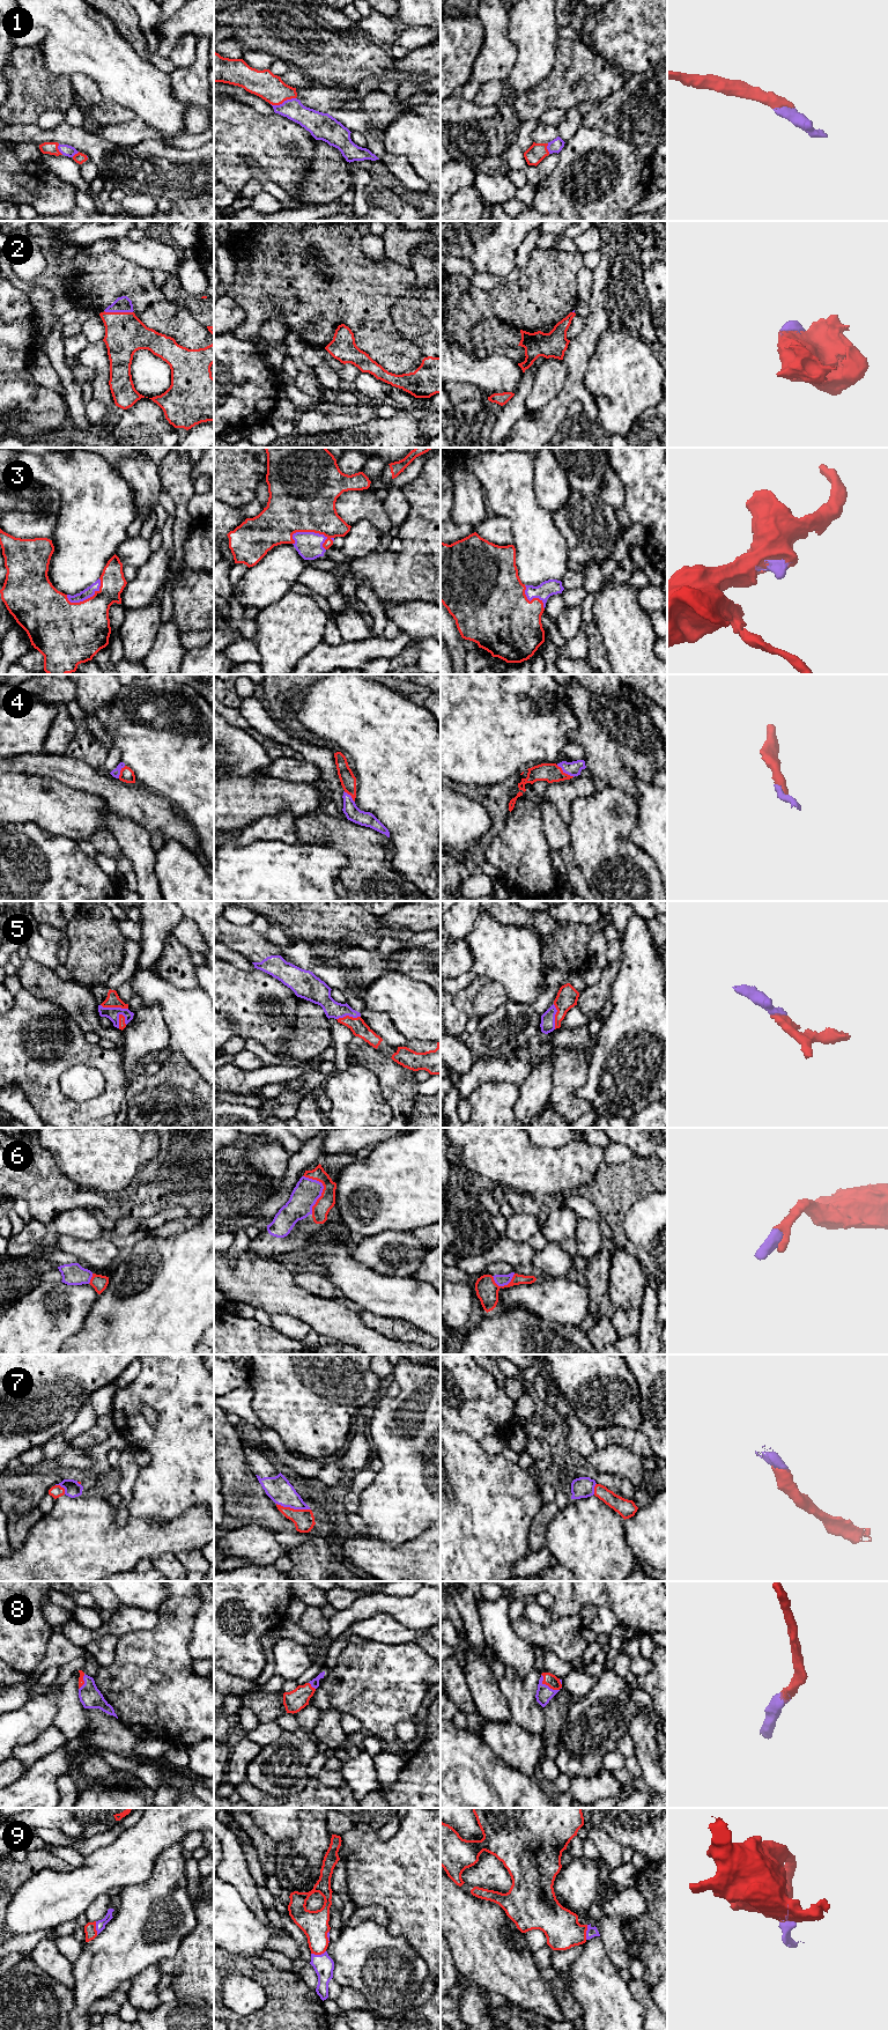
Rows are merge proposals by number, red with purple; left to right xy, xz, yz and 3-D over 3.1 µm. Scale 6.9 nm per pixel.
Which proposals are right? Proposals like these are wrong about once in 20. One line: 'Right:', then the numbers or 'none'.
Right: 1, 2, 3, 4, 5, 6, 7, 8, 9

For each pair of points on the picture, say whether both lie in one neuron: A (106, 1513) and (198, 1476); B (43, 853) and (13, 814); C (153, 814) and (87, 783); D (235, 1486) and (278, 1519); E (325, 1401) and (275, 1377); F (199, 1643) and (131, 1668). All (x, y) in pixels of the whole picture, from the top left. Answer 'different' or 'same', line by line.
A: different
B: different
C: same
D: same
E: same
F: different

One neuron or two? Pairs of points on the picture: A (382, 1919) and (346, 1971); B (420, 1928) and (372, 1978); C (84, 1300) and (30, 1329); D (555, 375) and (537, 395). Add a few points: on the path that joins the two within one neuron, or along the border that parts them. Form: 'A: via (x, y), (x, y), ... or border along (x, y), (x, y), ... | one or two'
A: border along (385, 1926), (364, 1920), (352, 1927) | two
B: border along (386, 1926), (392, 1934), (402, 1935), (424, 1962) | two
C: via (71, 1314), (68, 1318), (44, 1318) | one
D: via (550, 379), (541, 390) | one

